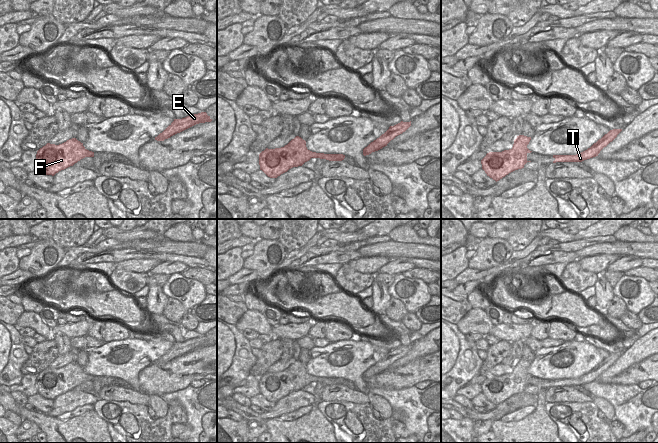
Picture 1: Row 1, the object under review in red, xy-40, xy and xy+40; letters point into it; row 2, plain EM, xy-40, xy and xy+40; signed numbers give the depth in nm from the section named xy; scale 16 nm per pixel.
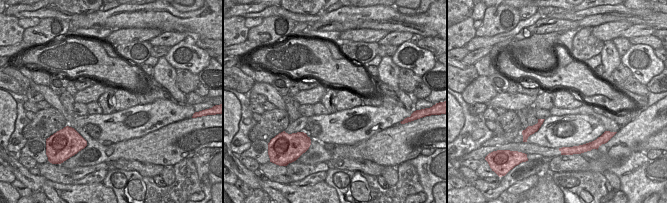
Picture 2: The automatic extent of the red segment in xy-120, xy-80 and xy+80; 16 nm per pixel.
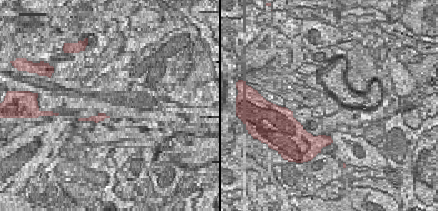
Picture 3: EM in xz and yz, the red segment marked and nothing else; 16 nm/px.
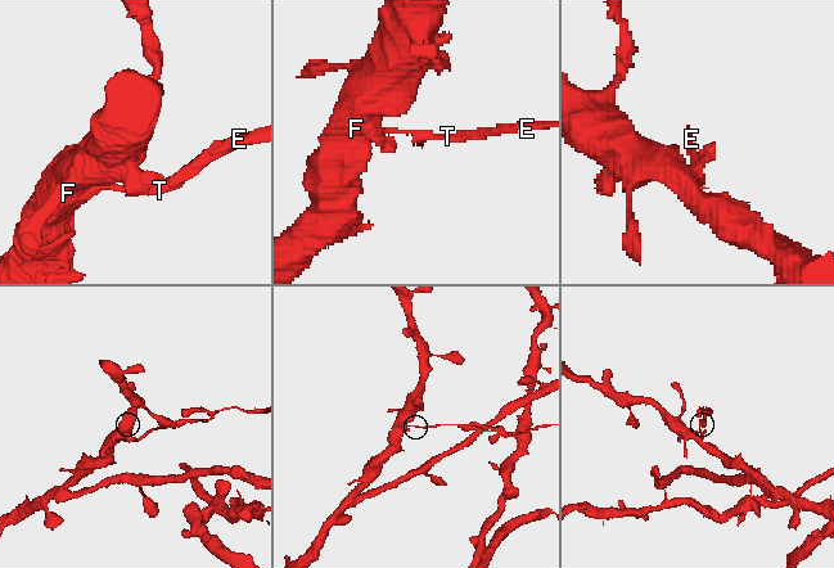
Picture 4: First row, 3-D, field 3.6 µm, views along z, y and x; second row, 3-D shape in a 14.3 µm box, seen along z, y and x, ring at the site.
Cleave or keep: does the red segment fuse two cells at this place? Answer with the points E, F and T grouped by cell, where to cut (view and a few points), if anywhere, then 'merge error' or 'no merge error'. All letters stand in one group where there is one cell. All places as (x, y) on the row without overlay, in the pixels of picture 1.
E T / F | xy (319, 377), (317, 381) | merge error

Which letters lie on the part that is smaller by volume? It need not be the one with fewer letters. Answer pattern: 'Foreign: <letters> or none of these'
Foreign: E, T

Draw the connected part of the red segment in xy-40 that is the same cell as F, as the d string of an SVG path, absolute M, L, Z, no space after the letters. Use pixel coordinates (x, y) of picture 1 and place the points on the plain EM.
M72 362L59 369L47 367L37 375L36 387L42 397L54 400L85 381L94 381L94 376Z

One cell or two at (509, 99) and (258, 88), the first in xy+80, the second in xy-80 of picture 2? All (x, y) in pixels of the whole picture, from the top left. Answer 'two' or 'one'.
two

